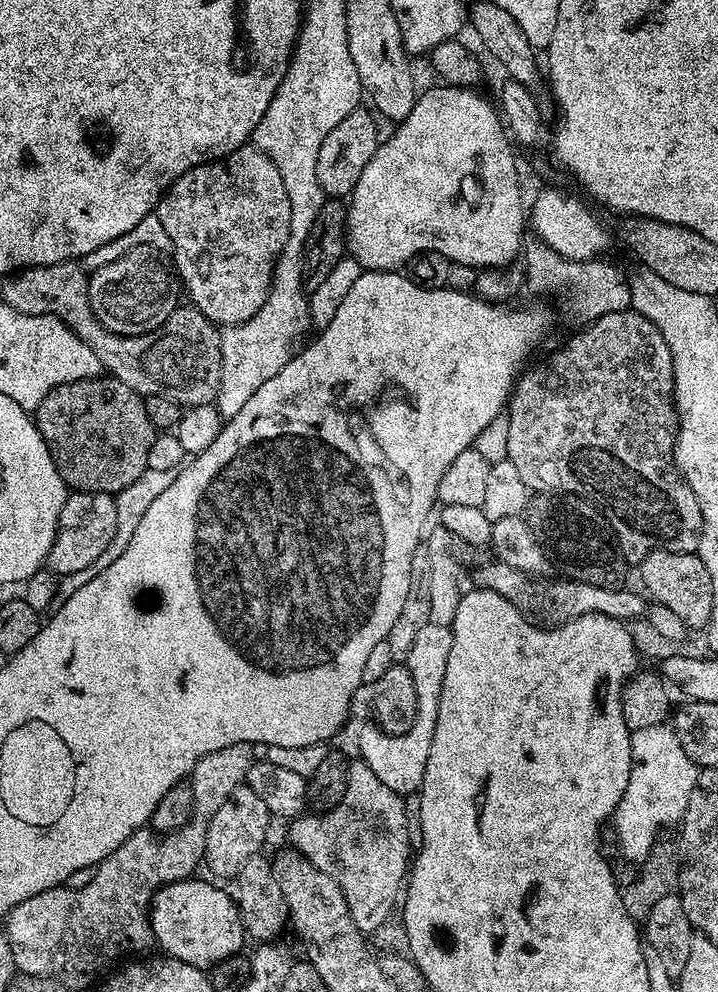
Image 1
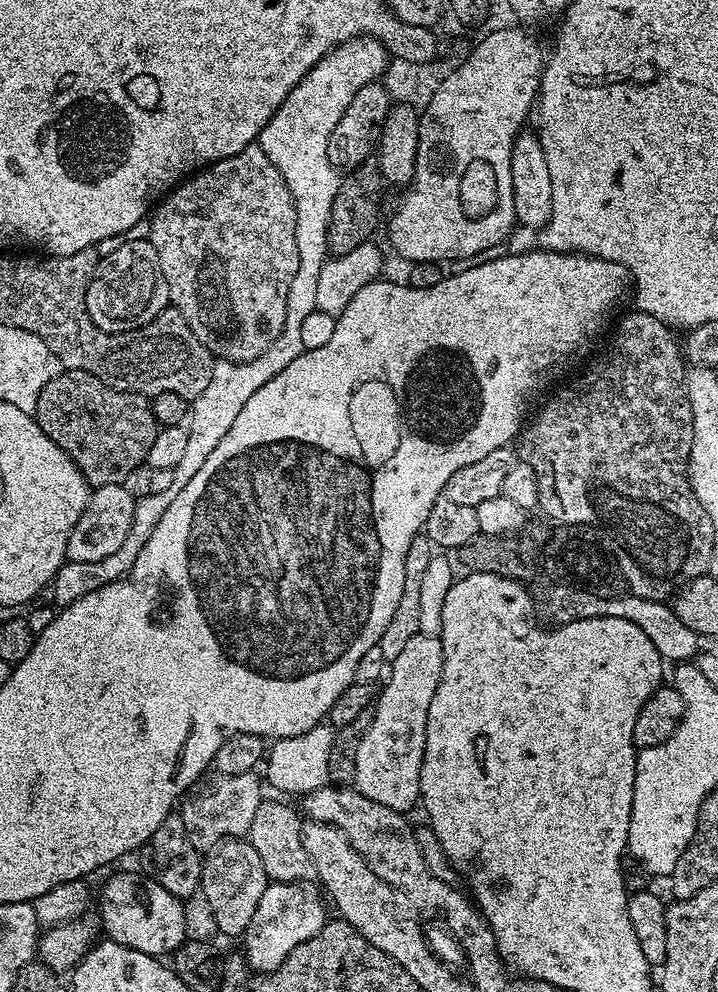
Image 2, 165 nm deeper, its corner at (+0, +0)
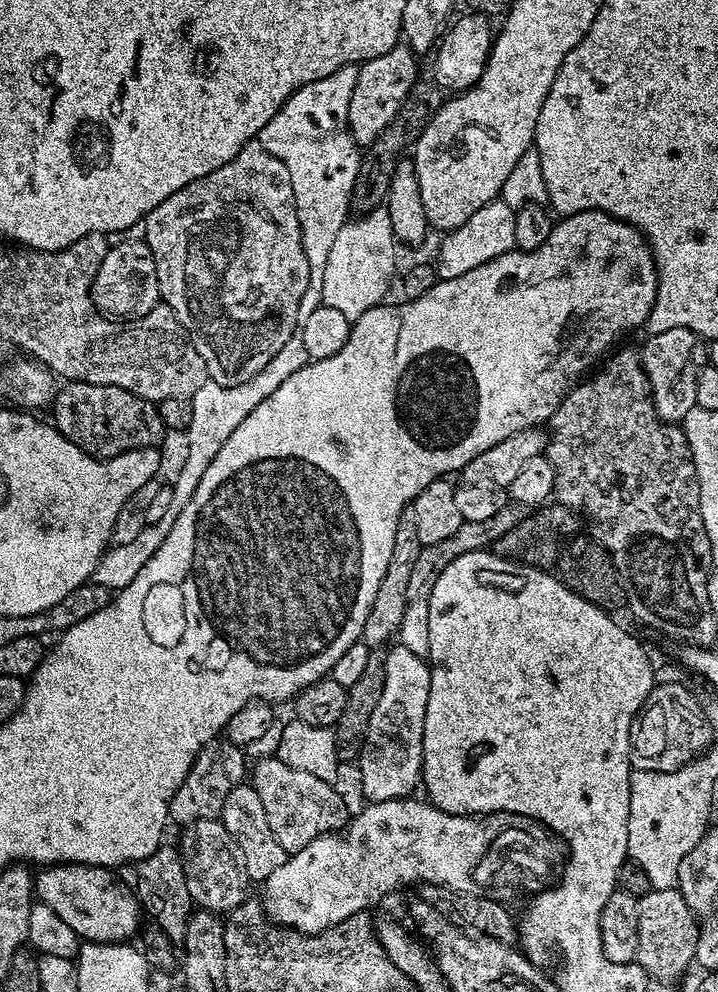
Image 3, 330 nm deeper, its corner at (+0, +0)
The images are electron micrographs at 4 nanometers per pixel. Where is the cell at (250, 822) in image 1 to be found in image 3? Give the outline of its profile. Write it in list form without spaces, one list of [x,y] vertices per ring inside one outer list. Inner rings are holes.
[[[217,738],[211,744],[206,744],[203,750],[196,755],[196,760],[190,766],[190,770],[186,774],[182,786],[178,786],[178,790],[168,807],[169,817],[175,823],[177,820],[180,826],[187,826],[196,820],[210,820],[219,817],[220,811],[224,808],[226,798],[230,794],[230,790],[234,790],[245,779],[246,764],[244,768],[244,752],[245,749],[241,745],[231,744],[227,738]]]

